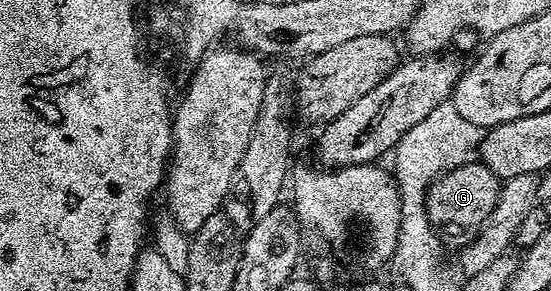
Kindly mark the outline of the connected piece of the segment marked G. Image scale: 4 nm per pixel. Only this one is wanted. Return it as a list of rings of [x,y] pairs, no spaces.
[[[480,162],[461,164],[441,173],[426,189],[428,222],[436,229],[443,245],[465,246],[478,235],[482,221],[492,214],[498,201],[500,181]]]

